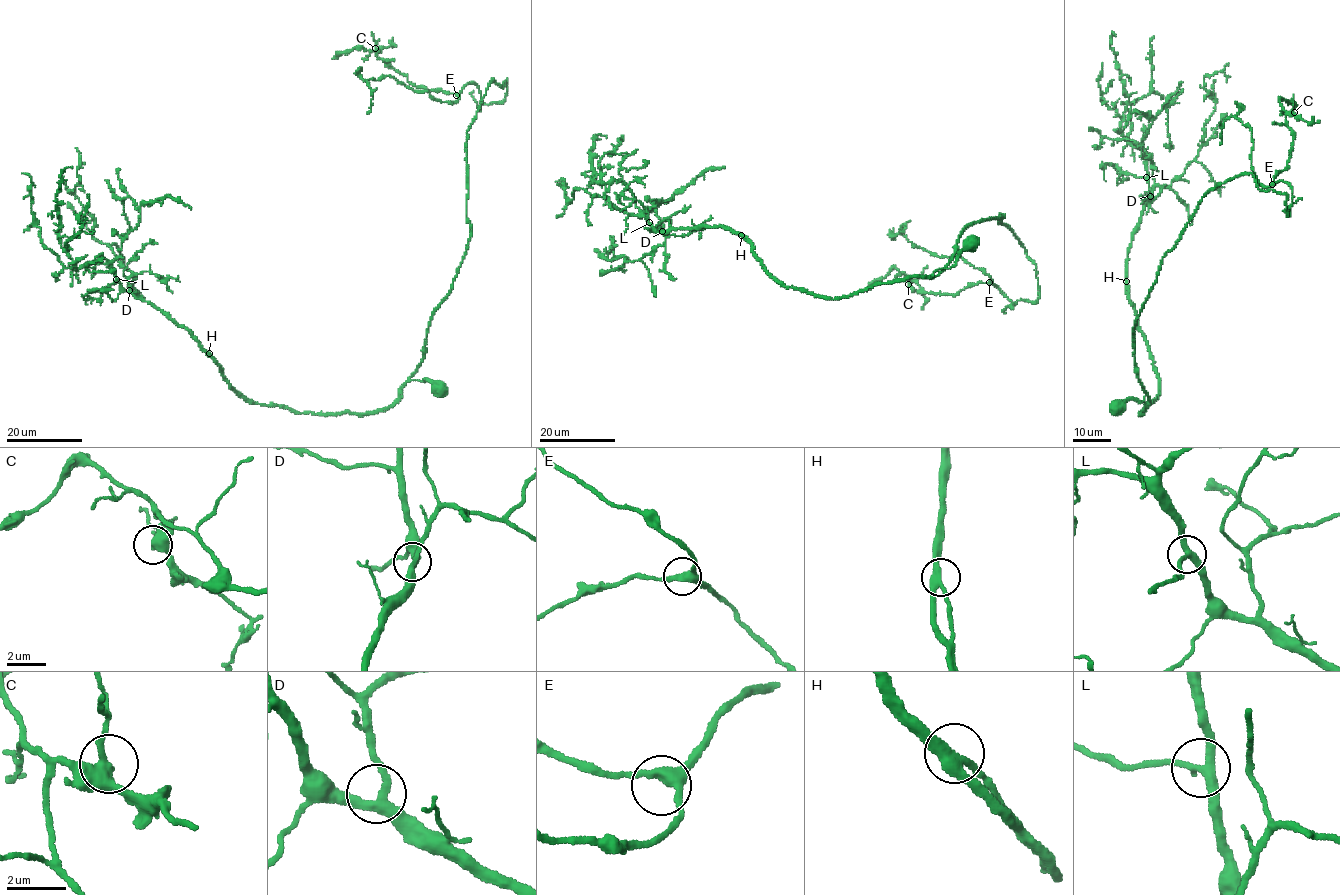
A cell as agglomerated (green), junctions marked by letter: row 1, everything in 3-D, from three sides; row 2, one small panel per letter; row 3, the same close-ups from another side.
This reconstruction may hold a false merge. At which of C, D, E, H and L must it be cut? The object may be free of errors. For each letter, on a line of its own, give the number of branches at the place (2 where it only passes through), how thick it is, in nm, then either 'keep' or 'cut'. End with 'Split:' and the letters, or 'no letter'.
C: 3 | 360 nm | keep
D: 3 | 300 nm | keep
E: 3 | 320 nm | keep
H: 3 | 320 nm | keep
L: 3 | 280 nm | keep
Split: no letter

